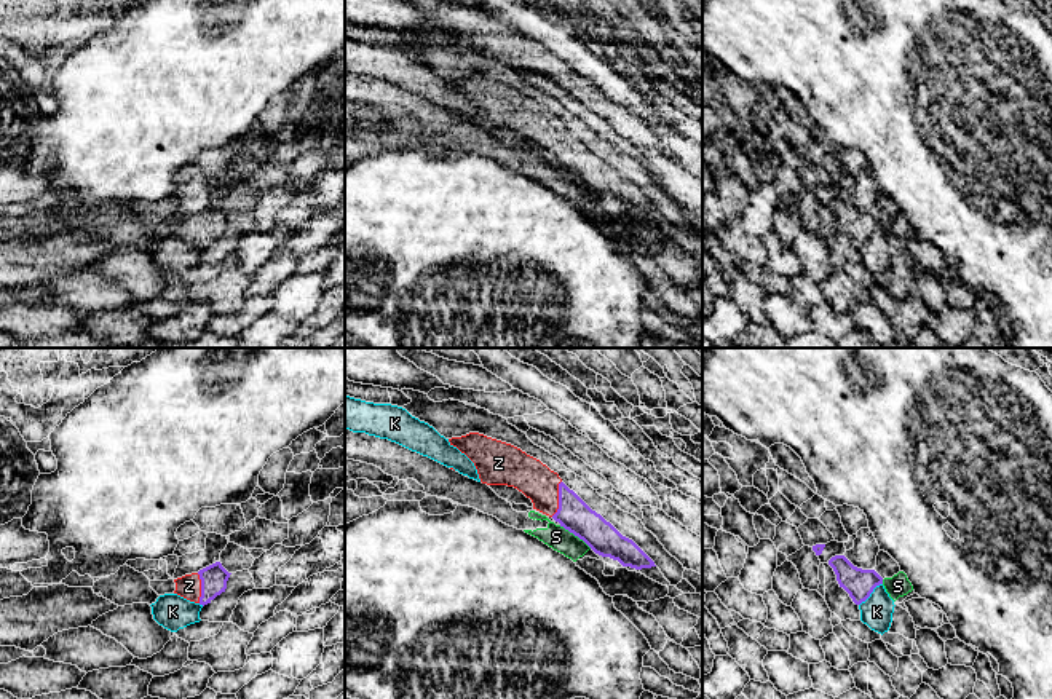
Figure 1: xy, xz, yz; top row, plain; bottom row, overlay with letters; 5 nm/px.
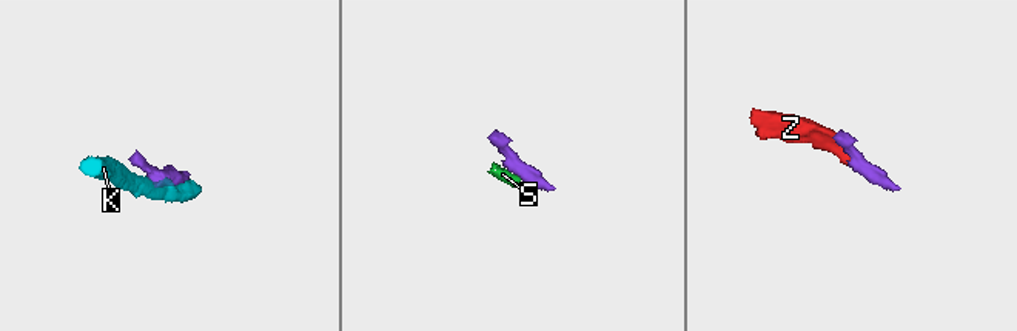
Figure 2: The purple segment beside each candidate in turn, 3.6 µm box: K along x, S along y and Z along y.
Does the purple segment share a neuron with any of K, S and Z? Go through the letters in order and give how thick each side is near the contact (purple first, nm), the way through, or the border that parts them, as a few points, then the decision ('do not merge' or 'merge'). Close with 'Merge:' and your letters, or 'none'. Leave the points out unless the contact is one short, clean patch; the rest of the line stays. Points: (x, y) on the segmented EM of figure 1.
K: 150/160 nm | do not merge
S: 170/120 nm | along xz (559, 525), (591, 548) | do not merge
Z: 170/180 nm | across xz (573, 514), (559, 498), (527, 474) | merge
Merge: Z

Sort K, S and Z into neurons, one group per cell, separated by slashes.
K / S / Z

